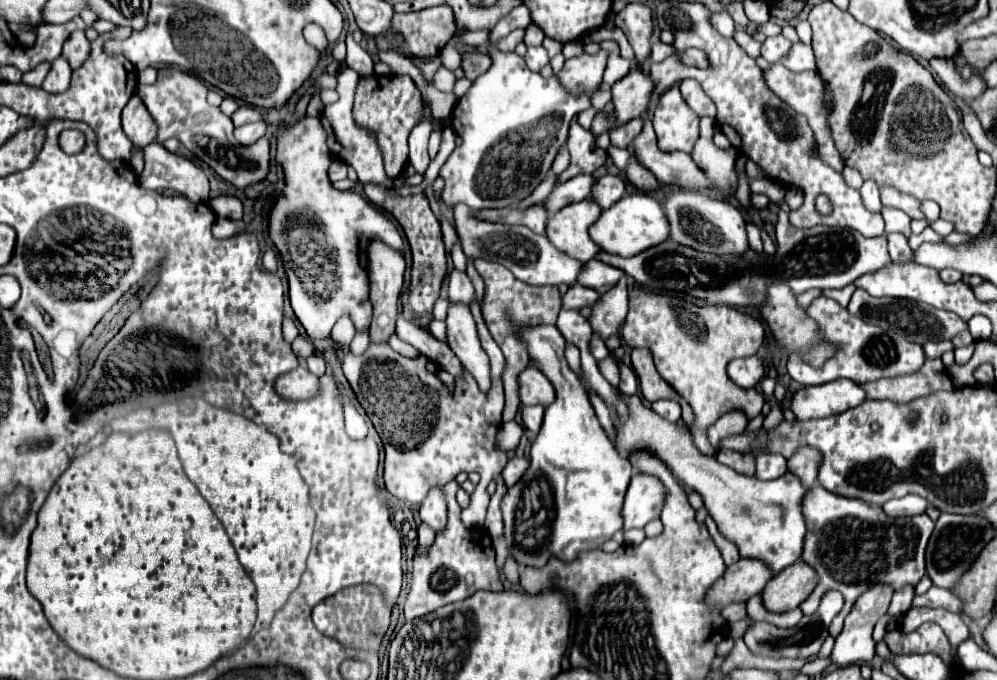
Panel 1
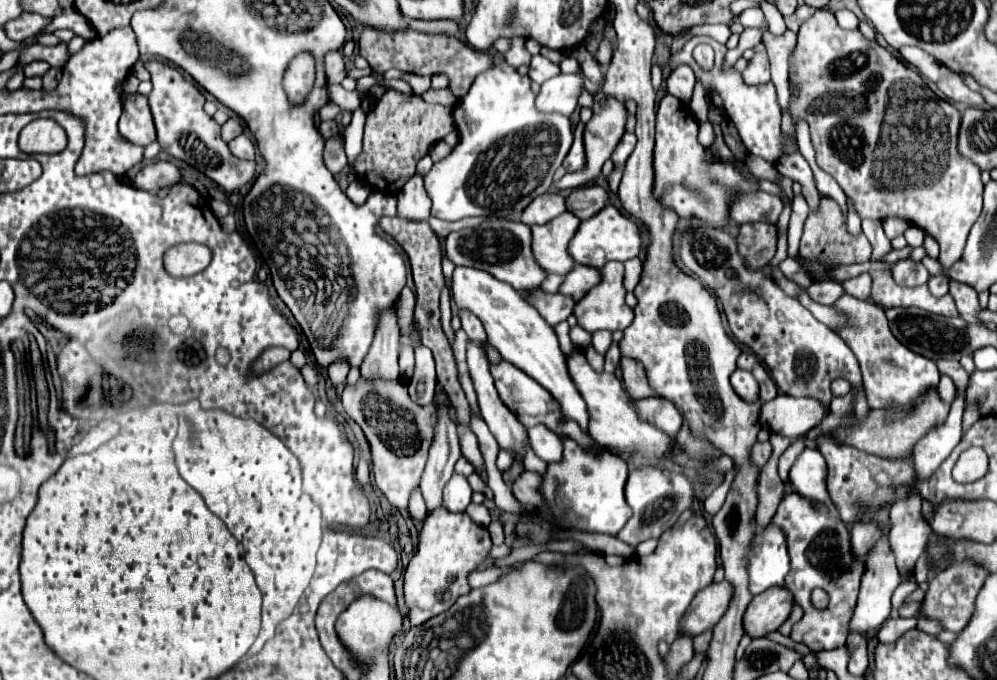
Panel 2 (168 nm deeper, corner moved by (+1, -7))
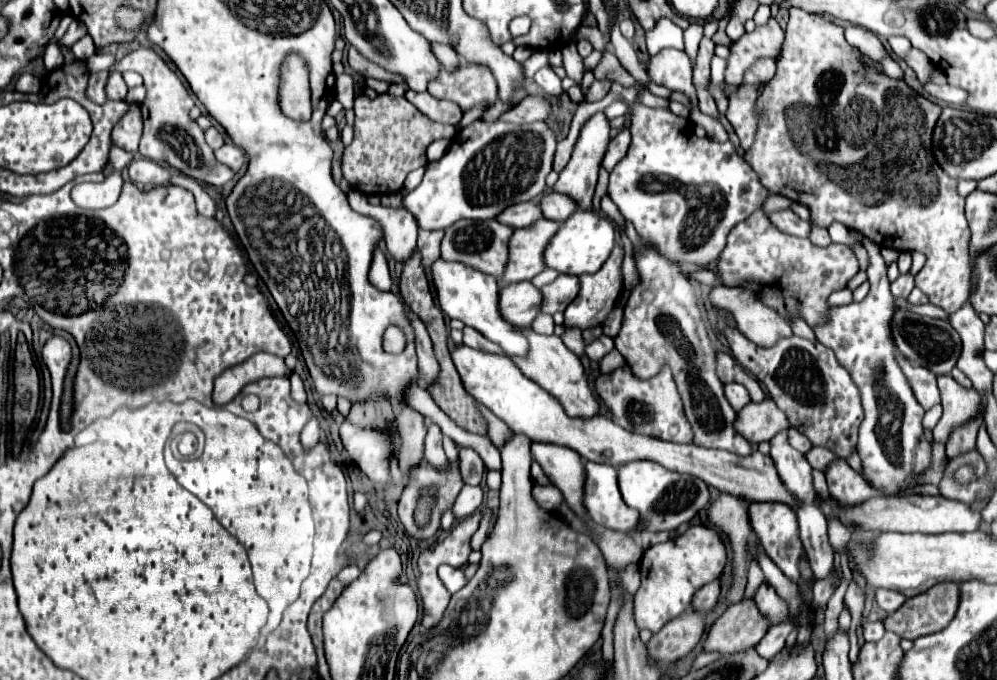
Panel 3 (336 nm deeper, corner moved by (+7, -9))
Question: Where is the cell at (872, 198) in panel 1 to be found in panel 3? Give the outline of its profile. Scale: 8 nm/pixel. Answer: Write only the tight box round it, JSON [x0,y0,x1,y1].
[813,238,931,494]

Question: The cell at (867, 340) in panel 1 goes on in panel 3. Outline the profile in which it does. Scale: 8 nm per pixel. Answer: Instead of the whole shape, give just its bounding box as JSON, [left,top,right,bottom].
[895,352,939,410]

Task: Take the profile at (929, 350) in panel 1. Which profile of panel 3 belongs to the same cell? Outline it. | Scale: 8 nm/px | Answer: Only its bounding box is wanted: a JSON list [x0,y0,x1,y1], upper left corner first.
[933,374,981,442]

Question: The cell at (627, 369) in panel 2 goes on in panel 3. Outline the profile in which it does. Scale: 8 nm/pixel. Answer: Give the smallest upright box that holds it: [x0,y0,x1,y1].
[599,350,625,374]

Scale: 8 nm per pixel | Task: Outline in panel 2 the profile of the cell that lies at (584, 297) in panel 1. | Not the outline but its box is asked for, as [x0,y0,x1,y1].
[523,286,575,326]

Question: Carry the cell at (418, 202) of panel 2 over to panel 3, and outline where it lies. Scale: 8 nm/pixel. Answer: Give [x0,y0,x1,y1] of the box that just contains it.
[347,190,419,262]

